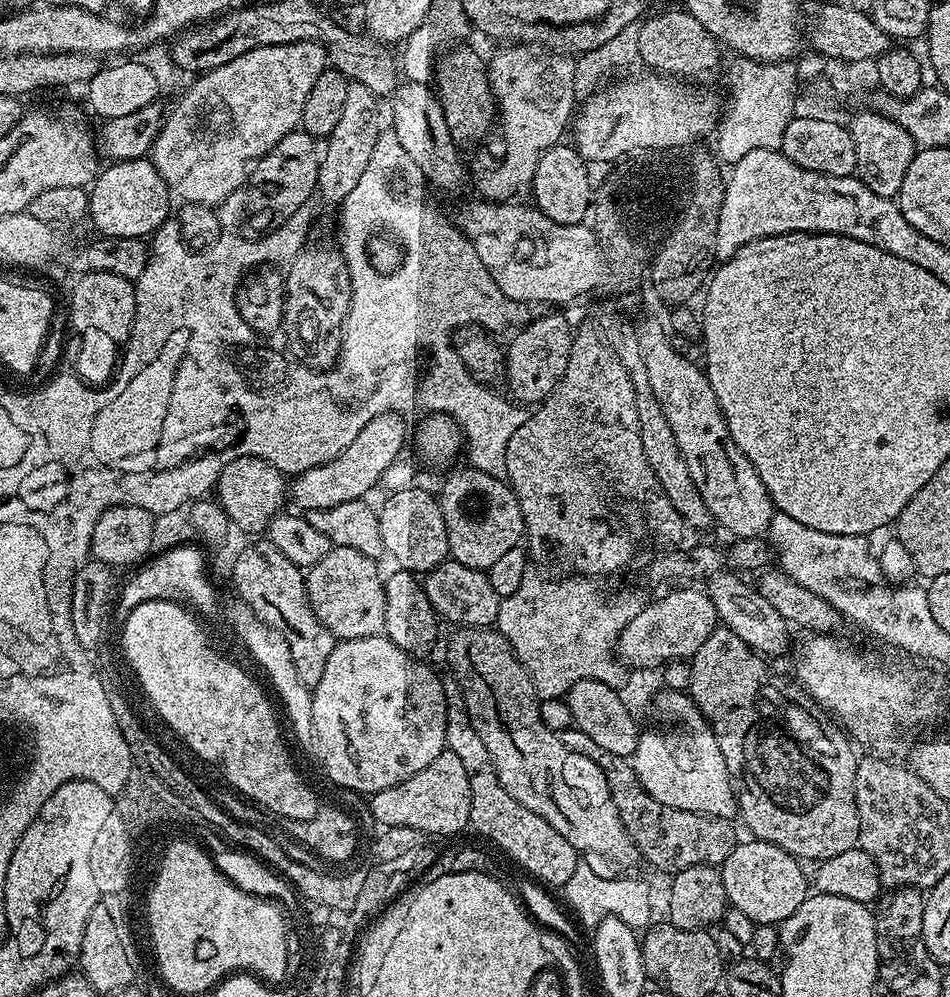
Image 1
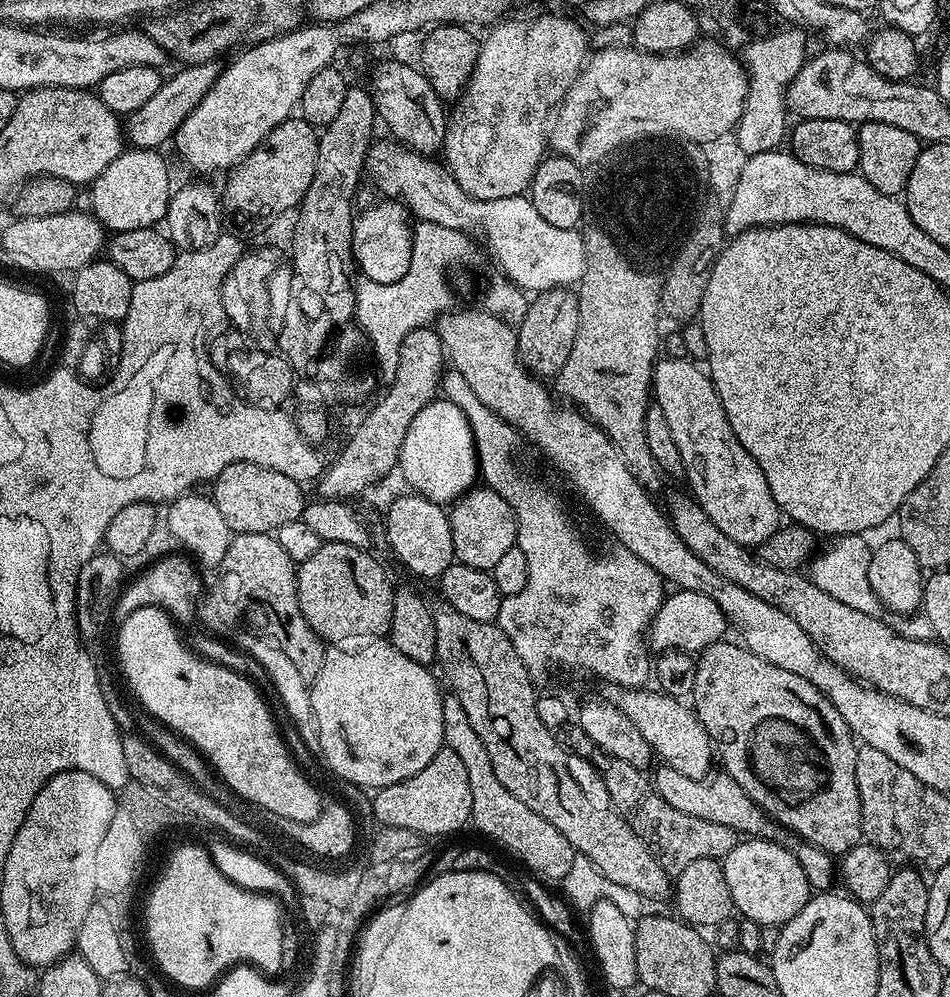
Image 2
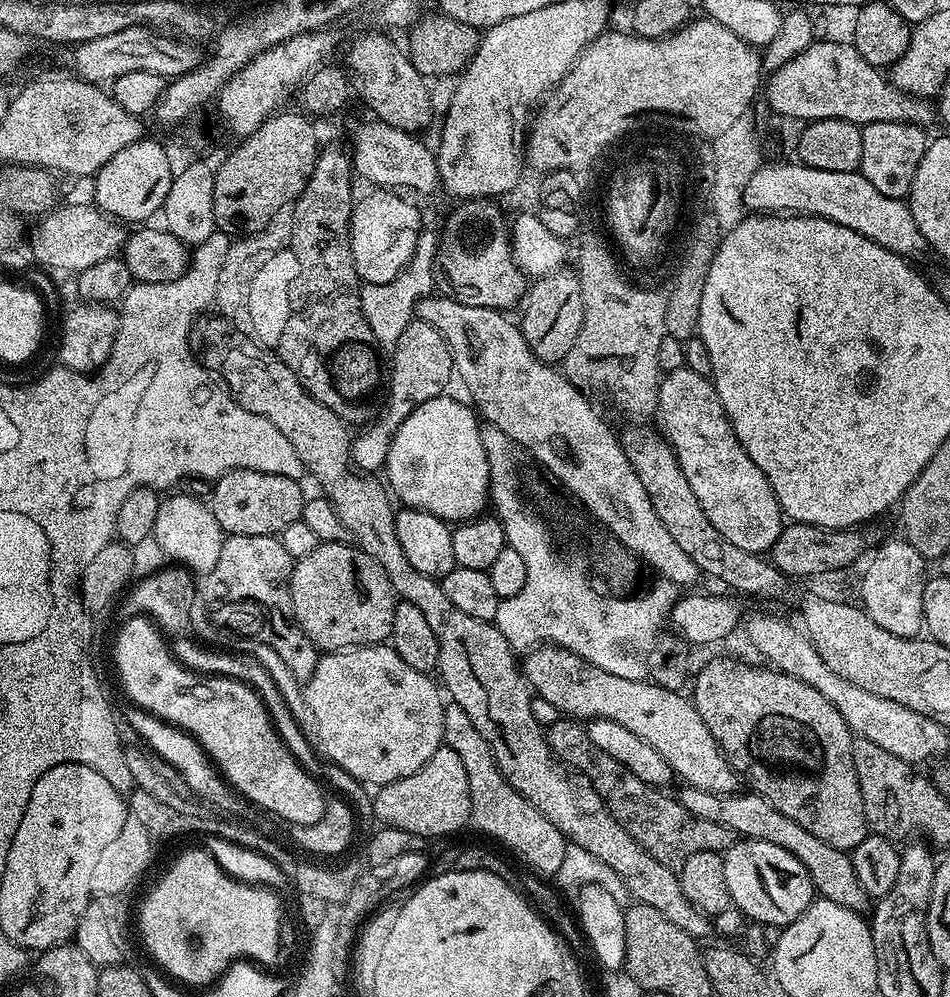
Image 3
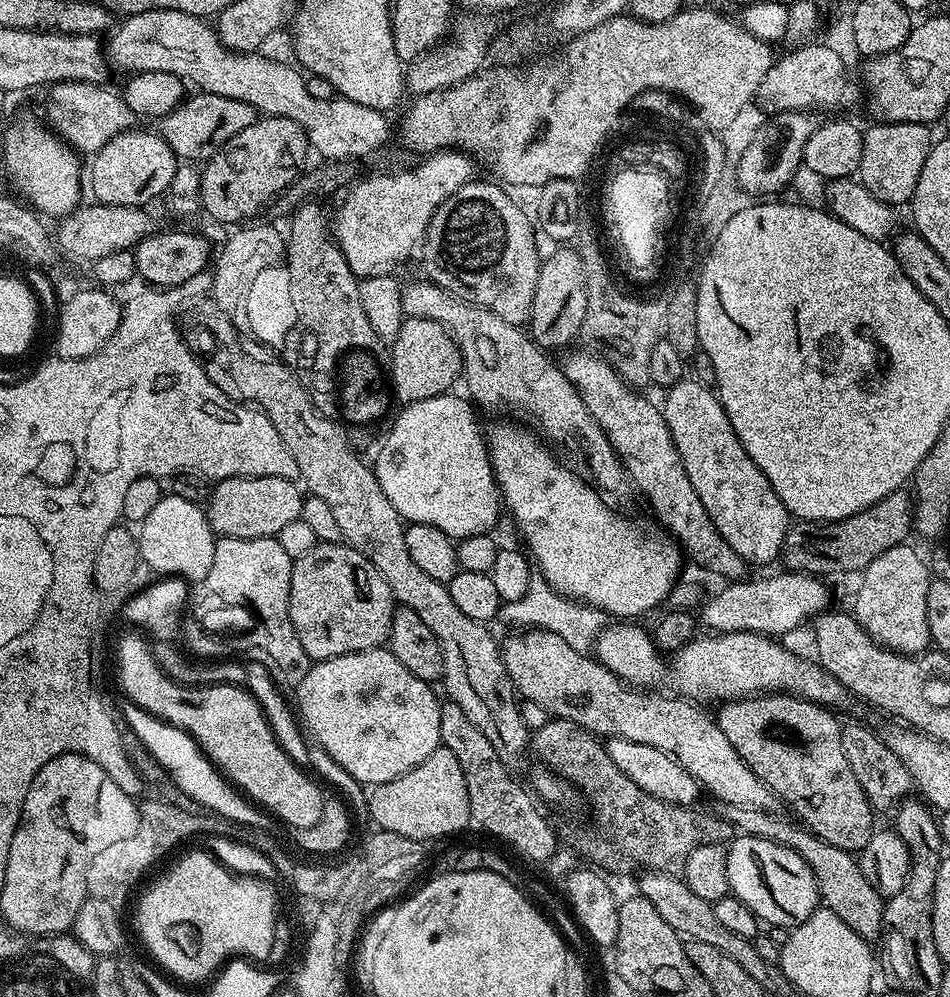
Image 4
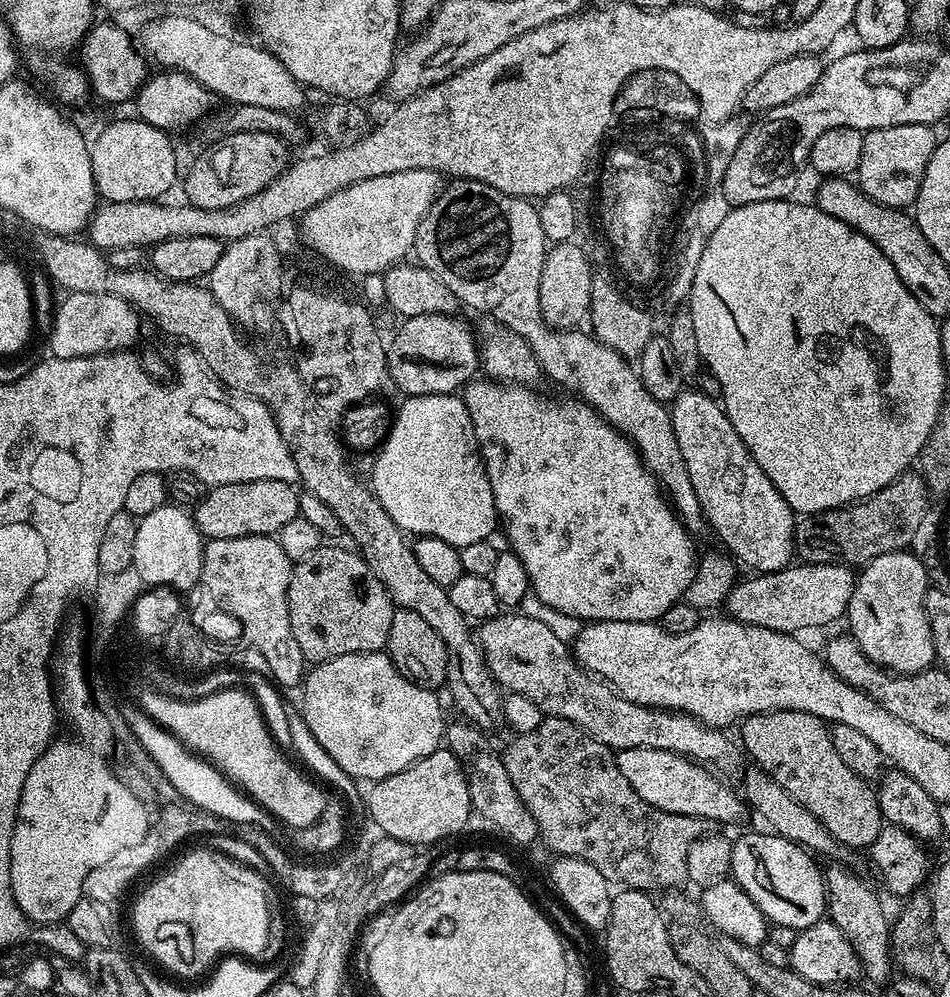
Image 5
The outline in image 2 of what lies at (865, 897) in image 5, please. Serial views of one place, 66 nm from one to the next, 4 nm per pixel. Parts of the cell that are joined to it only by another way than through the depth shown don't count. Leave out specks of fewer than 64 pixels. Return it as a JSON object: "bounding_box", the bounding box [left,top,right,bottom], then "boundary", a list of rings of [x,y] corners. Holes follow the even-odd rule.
{"bounding_box":[654,766,838,890],"boundary":[[[660,766],[656,776],[654,775],[654,787],[661,798],[670,802],[670,806],[674,806],[674,810],[682,810],[682,814],[691,814],[693,818],[706,818],[706,822],[719,822],[721,826],[730,826],[730,830],[734,830],[744,838],[773,840],[774,843],[781,844],[787,852],[794,854],[794,858],[798,858],[798,866],[802,866],[802,870],[806,870],[806,878],[813,889],[828,890],[835,885],[832,883],[837,883],[838,864],[833,853],[806,842],[794,832],[789,832],[776,821],[771,820],[744,793],[742,786],[738,786],[738,782],[734,782],[726,774],[716,775],[712,774],[703,780],[695,780],[686,778],[686,774],[678,774],[678,770]]]}

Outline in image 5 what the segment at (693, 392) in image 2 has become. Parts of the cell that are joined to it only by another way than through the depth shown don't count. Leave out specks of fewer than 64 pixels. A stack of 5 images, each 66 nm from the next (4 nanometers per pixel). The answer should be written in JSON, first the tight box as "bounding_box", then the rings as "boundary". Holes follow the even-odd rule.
{"bounding_box":[670,390,797,573],"boundary":[[[703,390],[688,391],[681,391],[680,395],[671,401],[670,415],[674,426],[674,438],[678,438],[678,450],[682,450],[682,458],[690,474],[690,483],[694,485],[694,494],[698,494],[698,502],[704,511],[707,527],[713,528],[720,535],[721,542],[729,549],[724,548],[740,564],[742,562],[746,567],[753,568],[753,573],[777,572],[789,567],[794,560],[797,513],[793,512],[786,498],[782,498],[774,482],[766,478],[762,466],[754,462],[742,438],[738,438],[738,430],[734,430],[730,418],[724,413],[723,403]]]}

